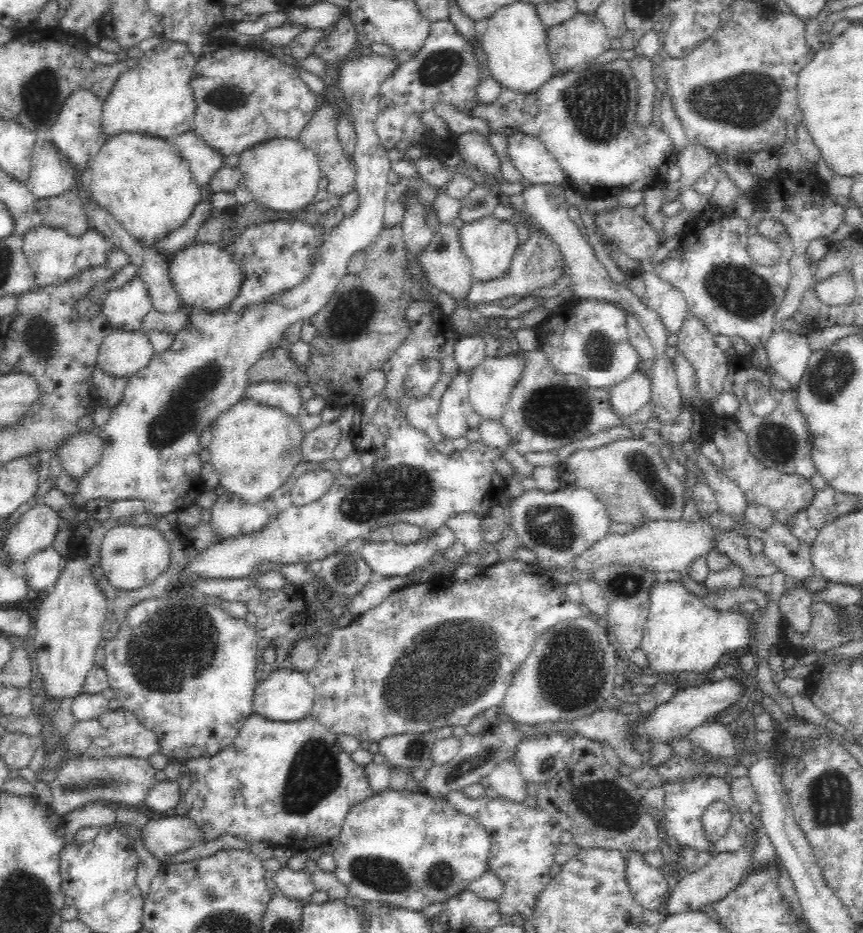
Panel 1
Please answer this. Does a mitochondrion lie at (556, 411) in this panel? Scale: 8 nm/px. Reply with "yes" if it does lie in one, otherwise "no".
yes

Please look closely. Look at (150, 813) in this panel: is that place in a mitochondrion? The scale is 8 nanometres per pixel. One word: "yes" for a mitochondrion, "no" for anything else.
no

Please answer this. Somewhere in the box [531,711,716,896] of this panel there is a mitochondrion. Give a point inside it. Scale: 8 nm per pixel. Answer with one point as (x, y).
(606, 805)

